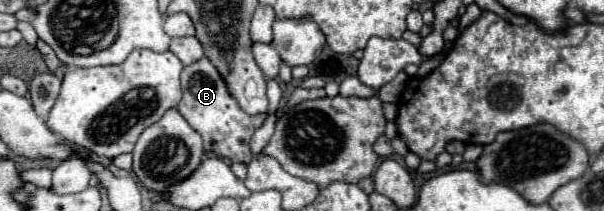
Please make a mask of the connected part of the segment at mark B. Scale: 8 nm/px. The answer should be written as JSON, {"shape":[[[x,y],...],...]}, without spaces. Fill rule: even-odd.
{"shape":[[[207,57],[183,67],[181,89],[183,89],[183,99],[179,101],[177,109],[181,111],[181,115],[185,115],[185,119],[189,119],[189,125],[203,137],[205,151],[229,161],[249,165],[253,157],[249,151],[251,135],[265,123],[267,115],[265,113],[247,115],[245,111],[241,111],[225,79],[219,75],[217,67]]]}

